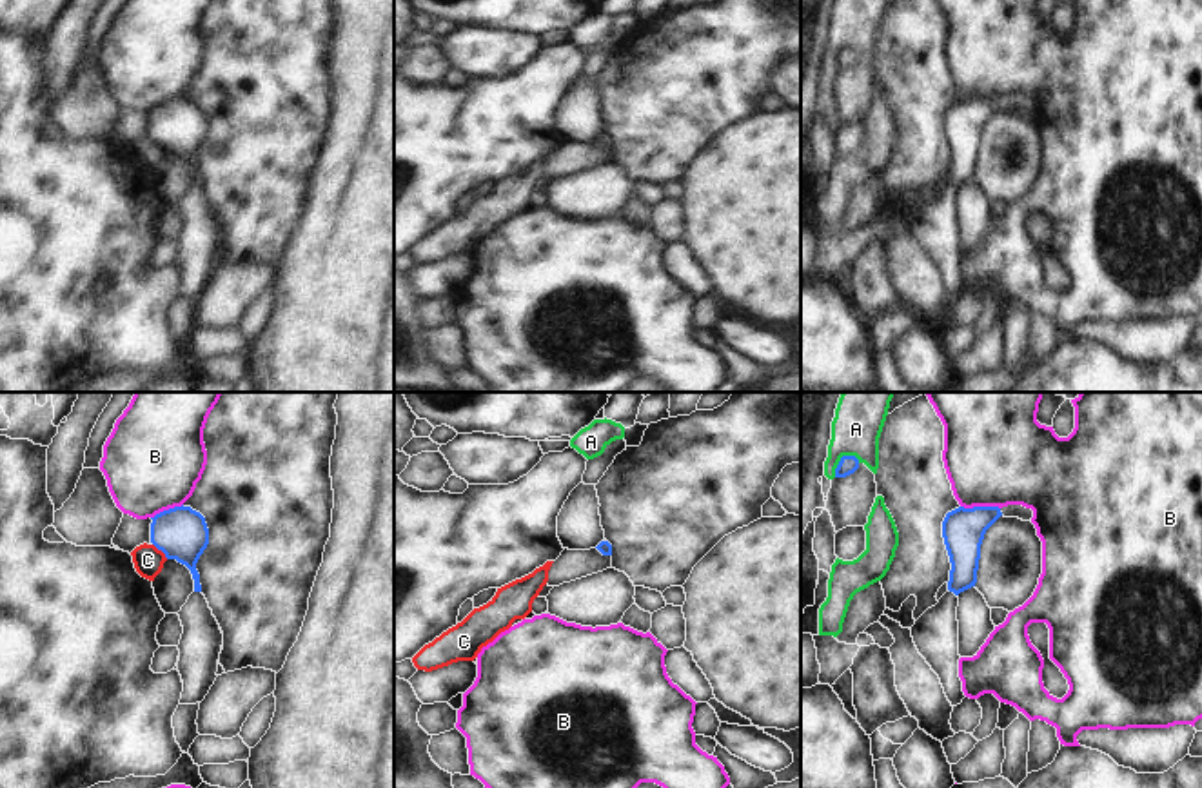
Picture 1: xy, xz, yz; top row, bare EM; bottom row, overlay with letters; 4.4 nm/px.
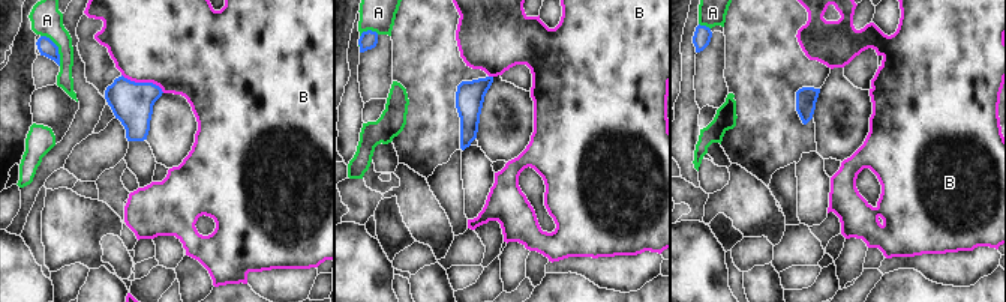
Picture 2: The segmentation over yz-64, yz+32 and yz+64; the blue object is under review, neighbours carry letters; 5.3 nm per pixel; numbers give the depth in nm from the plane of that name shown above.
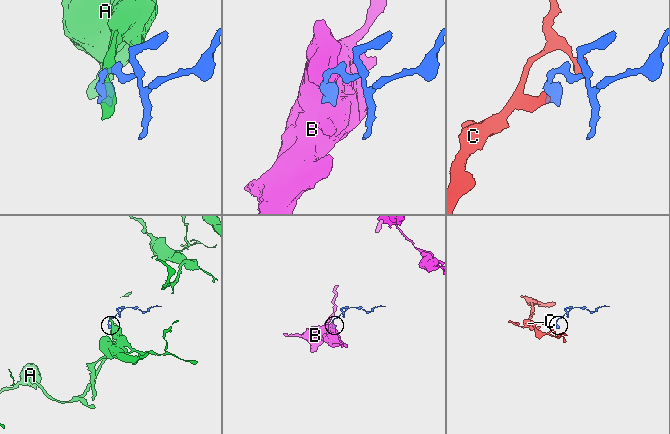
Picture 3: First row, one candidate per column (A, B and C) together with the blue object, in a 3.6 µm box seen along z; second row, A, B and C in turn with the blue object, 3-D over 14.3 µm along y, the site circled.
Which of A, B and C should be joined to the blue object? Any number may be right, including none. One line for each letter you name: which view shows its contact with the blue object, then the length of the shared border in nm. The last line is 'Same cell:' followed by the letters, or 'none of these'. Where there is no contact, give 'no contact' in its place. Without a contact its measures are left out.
Same cell: none of these

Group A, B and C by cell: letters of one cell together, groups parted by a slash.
A / B / C

